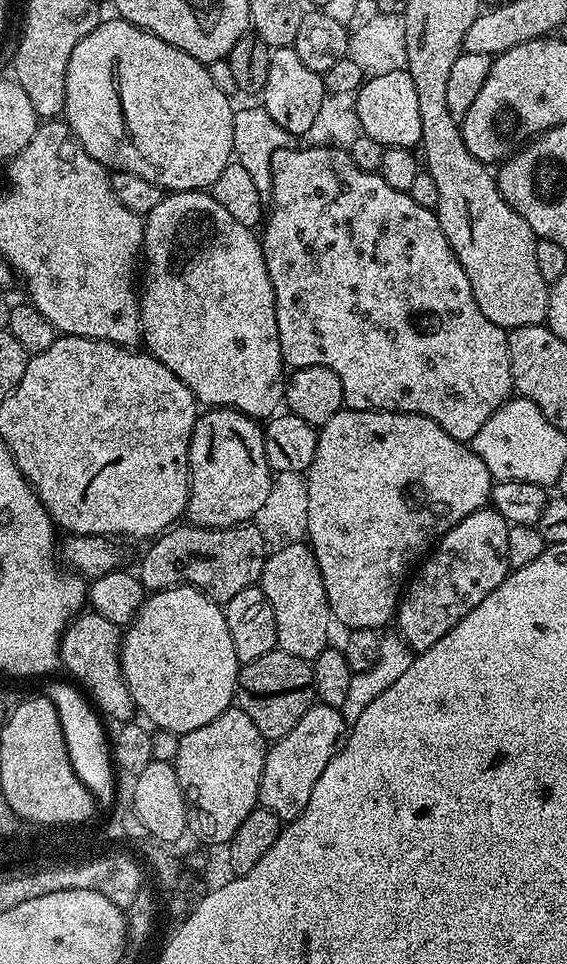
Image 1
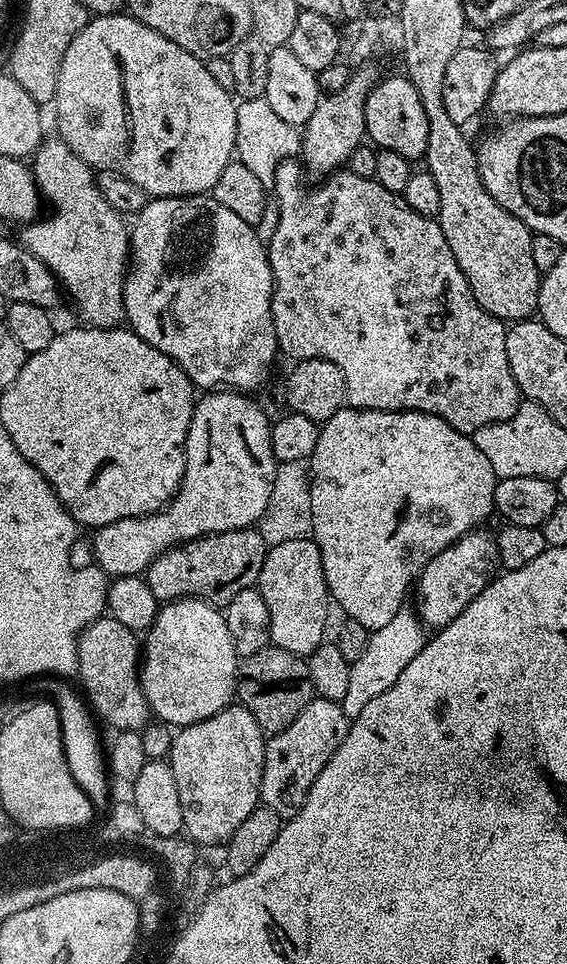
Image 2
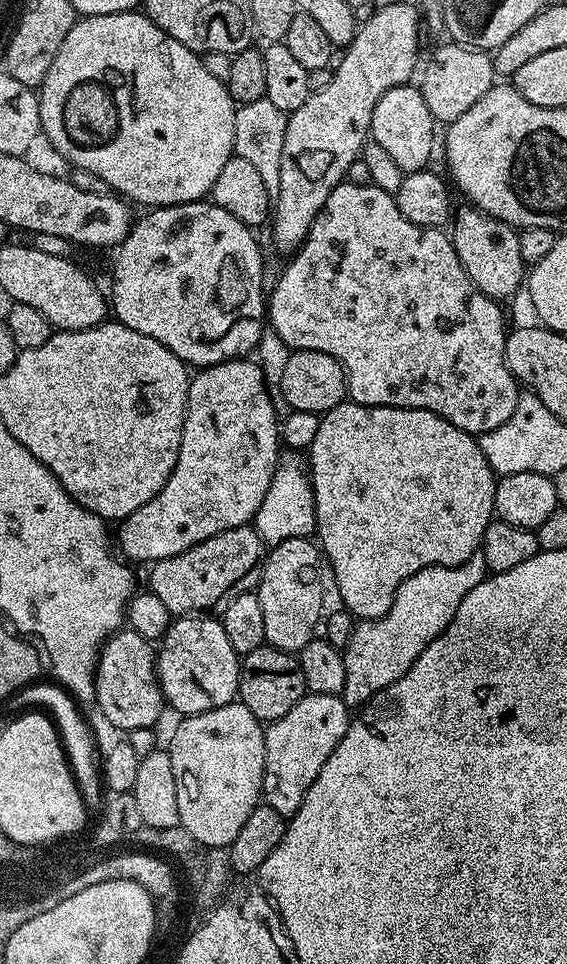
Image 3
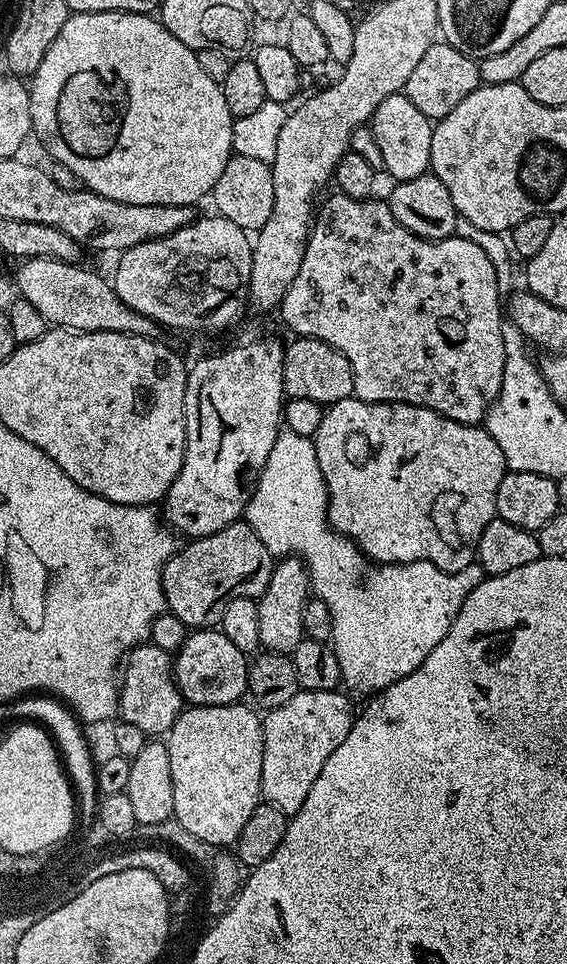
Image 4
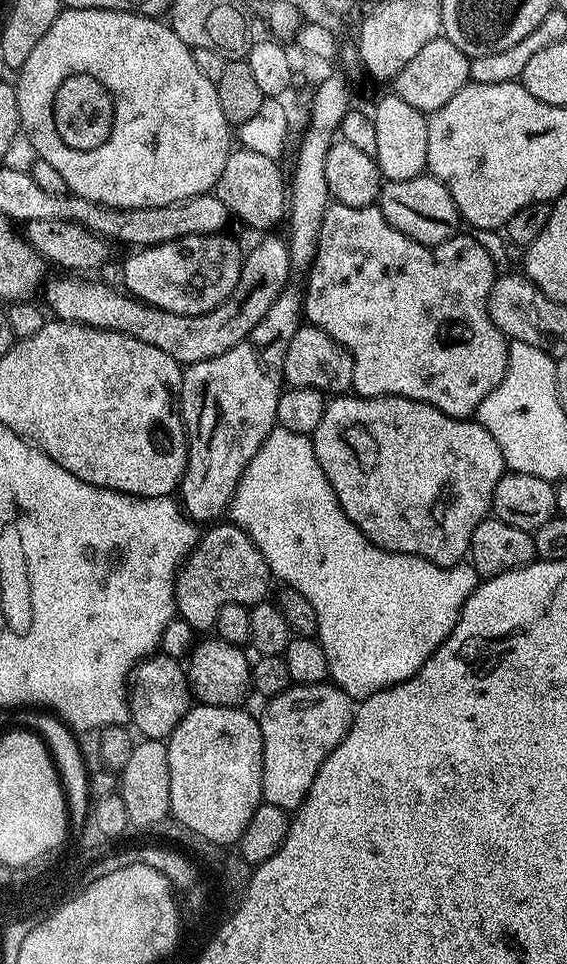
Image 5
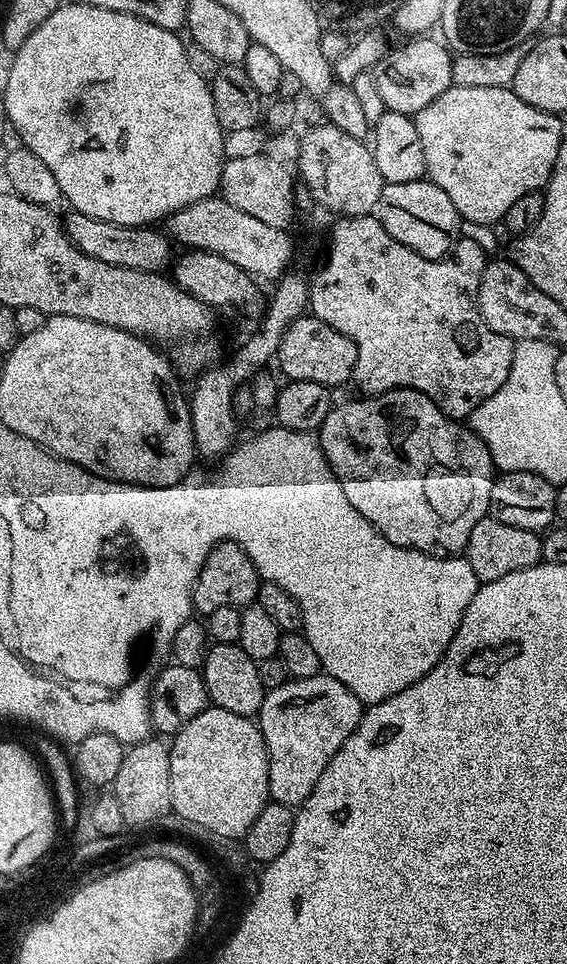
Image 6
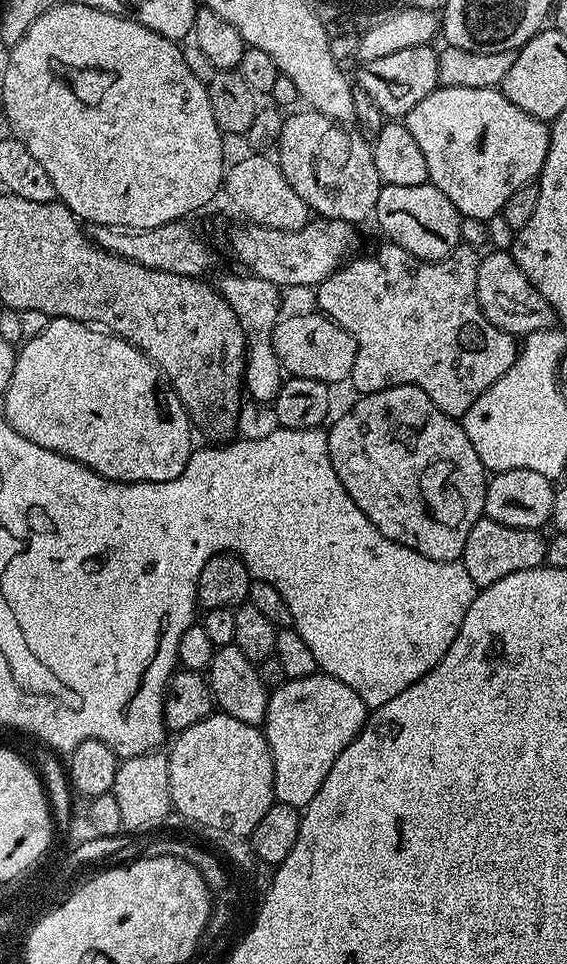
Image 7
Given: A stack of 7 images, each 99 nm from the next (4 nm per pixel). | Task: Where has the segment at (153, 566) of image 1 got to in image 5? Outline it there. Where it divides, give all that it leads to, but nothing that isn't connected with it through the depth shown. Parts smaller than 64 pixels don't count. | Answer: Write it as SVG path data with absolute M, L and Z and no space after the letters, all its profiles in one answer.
M216 522L211 525L208 533L197 539L195 548L184 561L176 574L176 616L185 620L197 633L204 634L215 629L218 610L231 604L262 604L269 599L268 587L274 584L271 570L266 566L266 558L258 550L258 546L236 524L231 522Z

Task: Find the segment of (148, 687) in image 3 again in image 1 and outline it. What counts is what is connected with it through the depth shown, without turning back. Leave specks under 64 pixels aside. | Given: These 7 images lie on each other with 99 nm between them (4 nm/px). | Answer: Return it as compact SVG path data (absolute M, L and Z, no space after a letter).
M91 610L81 611L79 616L68 621L68 626L61 635L60 664L109 721L112 719L115 722L128 722L133 719L132 712L137 711L137 706L132 701L122 674L121 639L121 629L114 622L106 622L106 618Z

